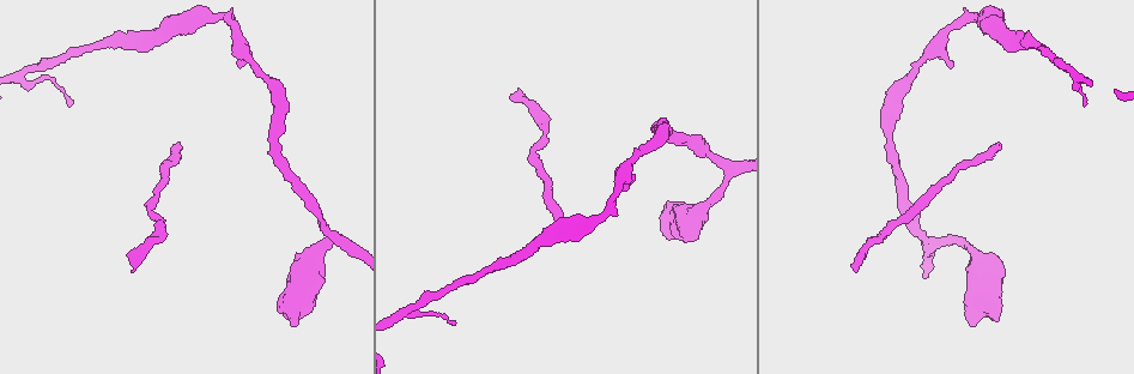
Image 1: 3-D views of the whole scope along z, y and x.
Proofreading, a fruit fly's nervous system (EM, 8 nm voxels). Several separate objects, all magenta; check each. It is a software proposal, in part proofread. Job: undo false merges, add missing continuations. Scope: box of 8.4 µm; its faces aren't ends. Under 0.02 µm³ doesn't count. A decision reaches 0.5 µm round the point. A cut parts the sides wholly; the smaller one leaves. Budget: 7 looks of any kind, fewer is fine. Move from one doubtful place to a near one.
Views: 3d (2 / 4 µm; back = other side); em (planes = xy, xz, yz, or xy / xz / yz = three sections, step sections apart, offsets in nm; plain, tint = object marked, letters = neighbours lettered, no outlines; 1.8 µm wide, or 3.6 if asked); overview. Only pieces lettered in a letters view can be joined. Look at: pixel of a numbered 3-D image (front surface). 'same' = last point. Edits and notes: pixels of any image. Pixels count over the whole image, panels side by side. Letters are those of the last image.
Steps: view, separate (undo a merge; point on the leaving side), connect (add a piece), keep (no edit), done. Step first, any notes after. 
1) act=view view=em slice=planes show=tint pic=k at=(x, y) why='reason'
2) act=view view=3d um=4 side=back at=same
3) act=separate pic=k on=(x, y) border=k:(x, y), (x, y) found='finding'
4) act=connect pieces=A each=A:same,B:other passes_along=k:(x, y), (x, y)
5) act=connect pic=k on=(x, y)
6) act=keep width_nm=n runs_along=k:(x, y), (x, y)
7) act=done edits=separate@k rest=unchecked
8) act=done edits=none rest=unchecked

act=view view=em um=3.6 slice=yz step=16 show=letters pic=1 at=(971, 324) why='thick end'

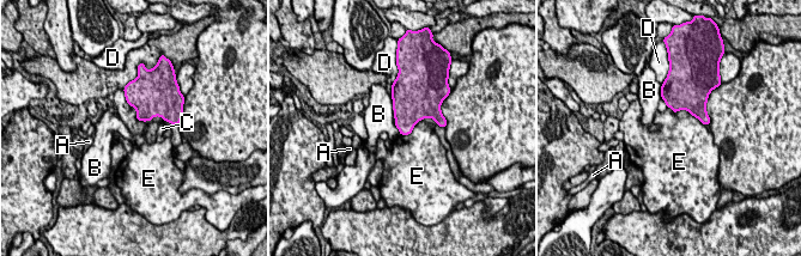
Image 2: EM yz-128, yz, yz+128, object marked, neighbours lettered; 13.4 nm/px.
act=view view=em um=3.6 slice=xz step=4 show=letters at=same

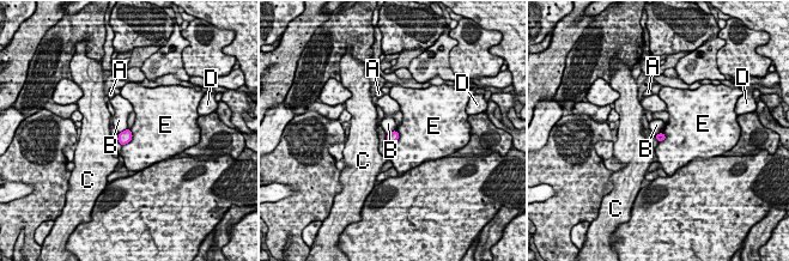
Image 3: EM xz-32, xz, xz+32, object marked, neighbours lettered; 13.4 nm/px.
act=keep longest_contact=E:260nm each=A:other,B:other,C:other,D:other,E:other border=3:(127, 128), (119, 133) found='no lettered piece goes on from it'

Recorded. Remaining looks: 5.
act=view view=em slice=planes show=letters pic=1 at=(998, 143) why='free end'

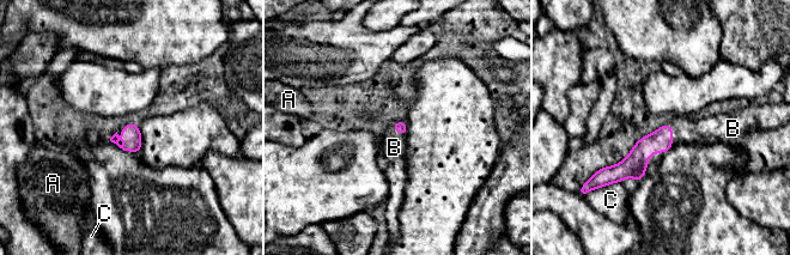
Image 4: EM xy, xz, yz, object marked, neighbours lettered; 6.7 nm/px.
act=connect pieces=B each=A:other,B:same,C:other found='the neuron continues'

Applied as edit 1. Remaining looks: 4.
act=done edits=connect@4 rest=unchecked

